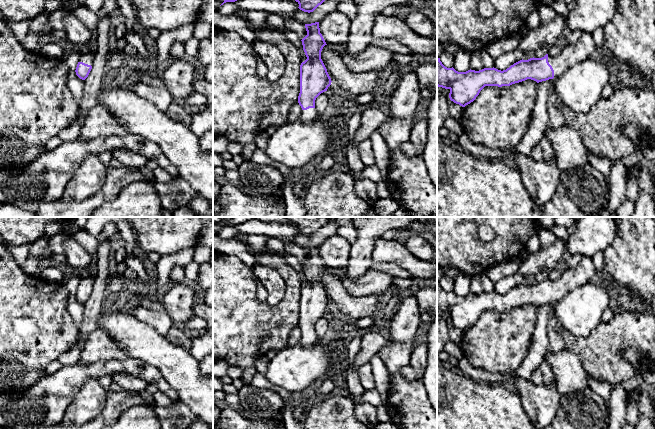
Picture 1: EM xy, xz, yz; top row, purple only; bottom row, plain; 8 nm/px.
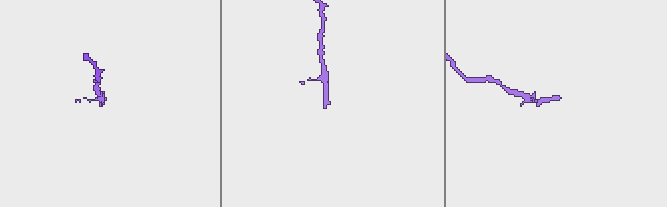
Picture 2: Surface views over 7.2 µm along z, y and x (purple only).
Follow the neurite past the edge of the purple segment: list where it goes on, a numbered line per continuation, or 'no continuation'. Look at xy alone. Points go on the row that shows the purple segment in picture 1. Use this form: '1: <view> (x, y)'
1: xy (88, 57)

